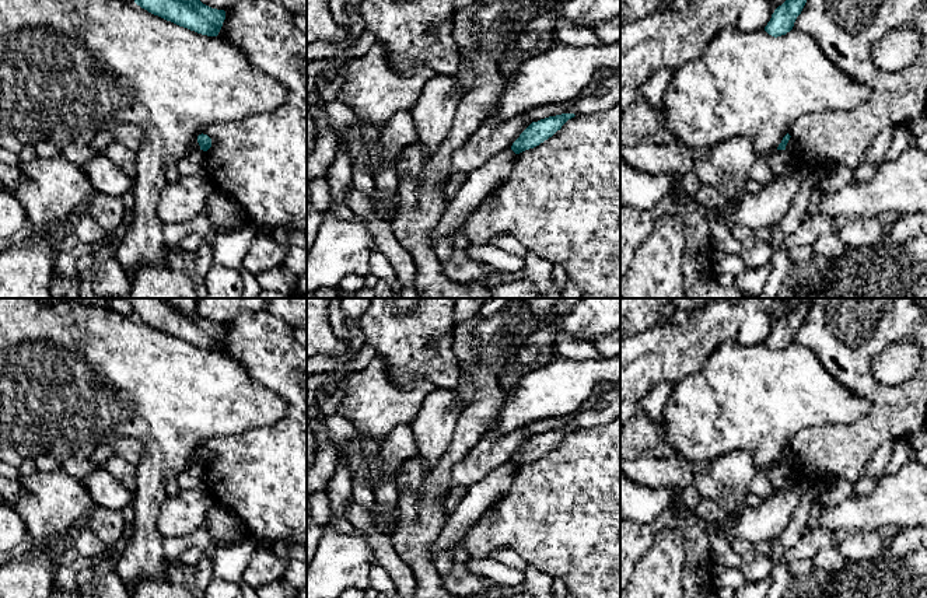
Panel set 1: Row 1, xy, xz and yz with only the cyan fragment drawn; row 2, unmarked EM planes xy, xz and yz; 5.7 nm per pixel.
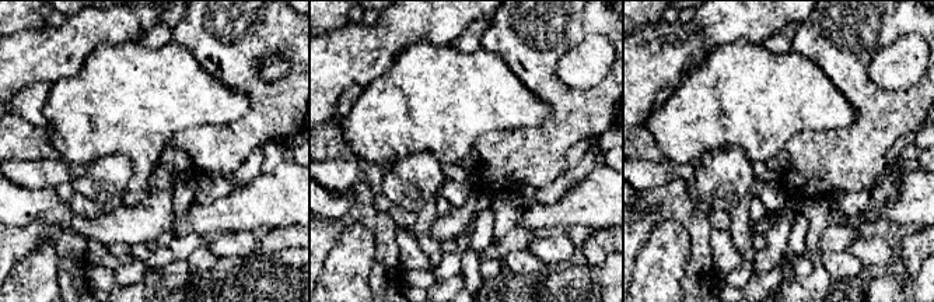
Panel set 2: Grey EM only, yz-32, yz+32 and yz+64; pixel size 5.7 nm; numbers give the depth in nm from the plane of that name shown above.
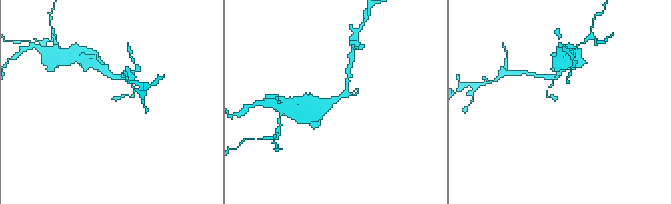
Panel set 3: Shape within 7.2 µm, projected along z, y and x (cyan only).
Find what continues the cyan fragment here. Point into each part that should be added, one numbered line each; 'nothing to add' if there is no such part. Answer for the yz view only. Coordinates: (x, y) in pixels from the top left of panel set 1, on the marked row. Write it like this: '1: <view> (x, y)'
nothing to add

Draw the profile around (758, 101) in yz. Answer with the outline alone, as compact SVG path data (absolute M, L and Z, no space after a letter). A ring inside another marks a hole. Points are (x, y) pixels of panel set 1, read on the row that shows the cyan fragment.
M728 27L711 39L699 59L675 70L660 112L676 143L692 148L707 148L734 137L748 139L759 154L749 172L749 179L769 186L777 175L770 169L766 157L777 151L794 120L809 113L849 111L864 104L868 97L870 88L840 70L808 34L791 29L786 35L774 38L765 29L744 31L738 27Z

